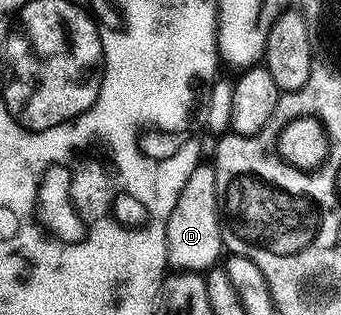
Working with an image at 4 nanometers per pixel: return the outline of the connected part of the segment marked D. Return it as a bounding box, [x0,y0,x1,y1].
[167,163,225,273]

